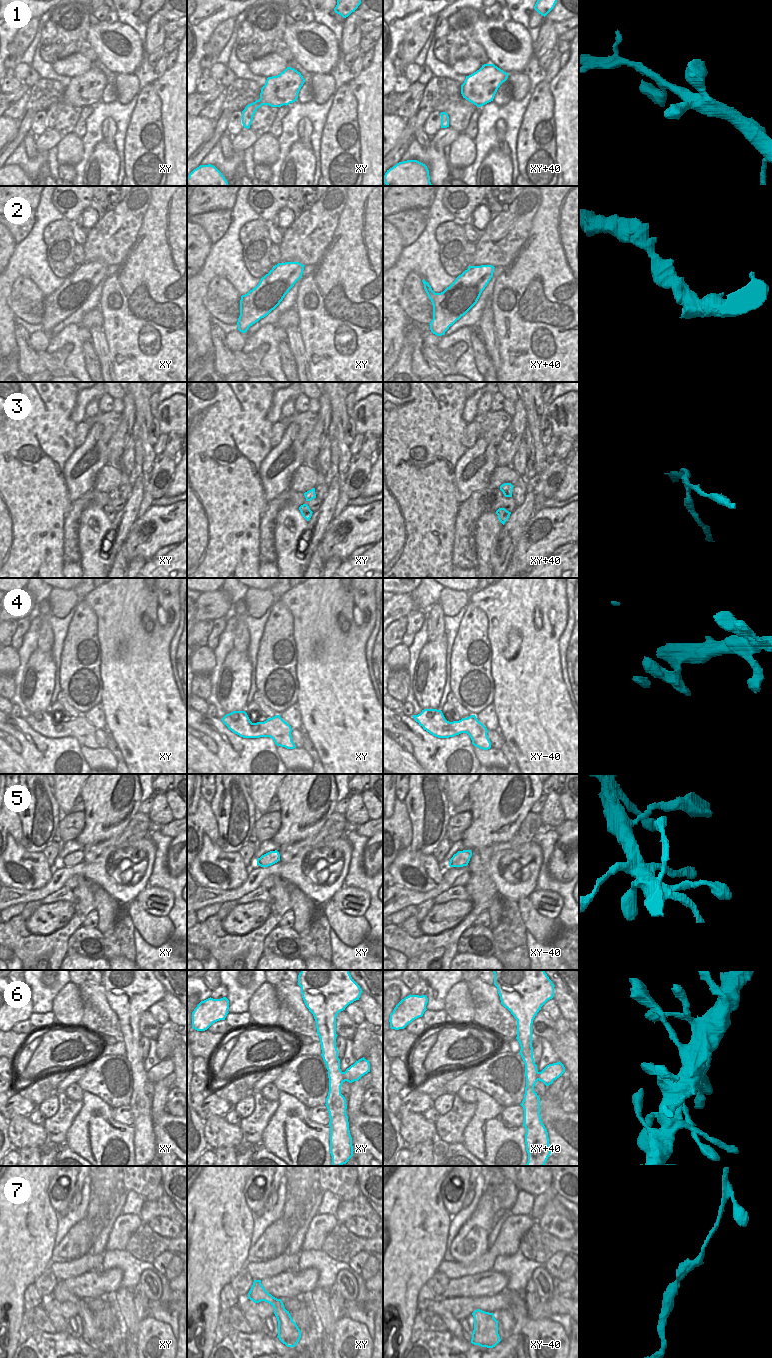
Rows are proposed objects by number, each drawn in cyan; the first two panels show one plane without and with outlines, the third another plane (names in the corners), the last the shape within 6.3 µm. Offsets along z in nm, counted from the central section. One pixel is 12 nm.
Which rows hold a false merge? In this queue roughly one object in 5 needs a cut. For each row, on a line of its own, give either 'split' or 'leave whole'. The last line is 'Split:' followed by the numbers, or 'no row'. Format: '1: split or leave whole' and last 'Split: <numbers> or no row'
1: leave whole
2: leave whole
3: split
4: leave whole
5: leave whole
6: leave whole
7: leave whole
Split: 3

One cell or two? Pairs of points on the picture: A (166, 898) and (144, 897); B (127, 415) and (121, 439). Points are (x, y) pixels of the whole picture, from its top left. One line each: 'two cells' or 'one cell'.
A: one cell
B: one cell

